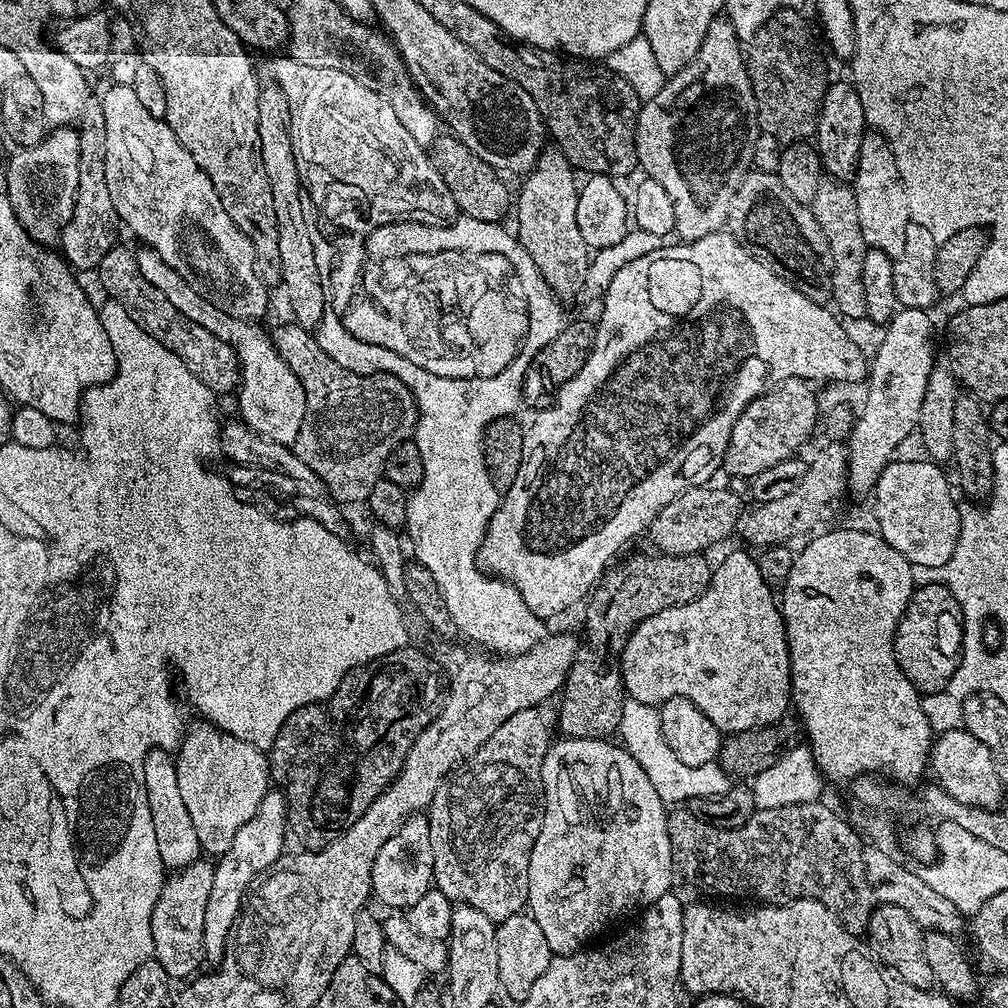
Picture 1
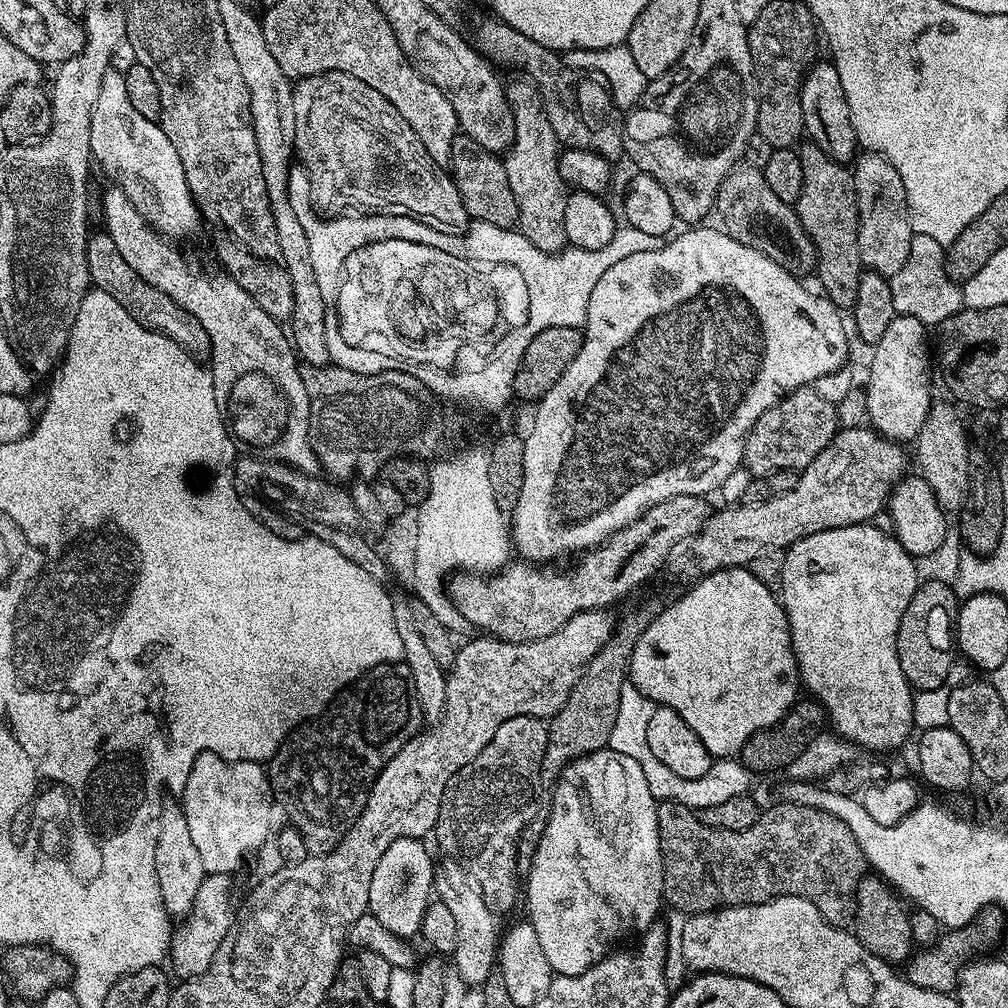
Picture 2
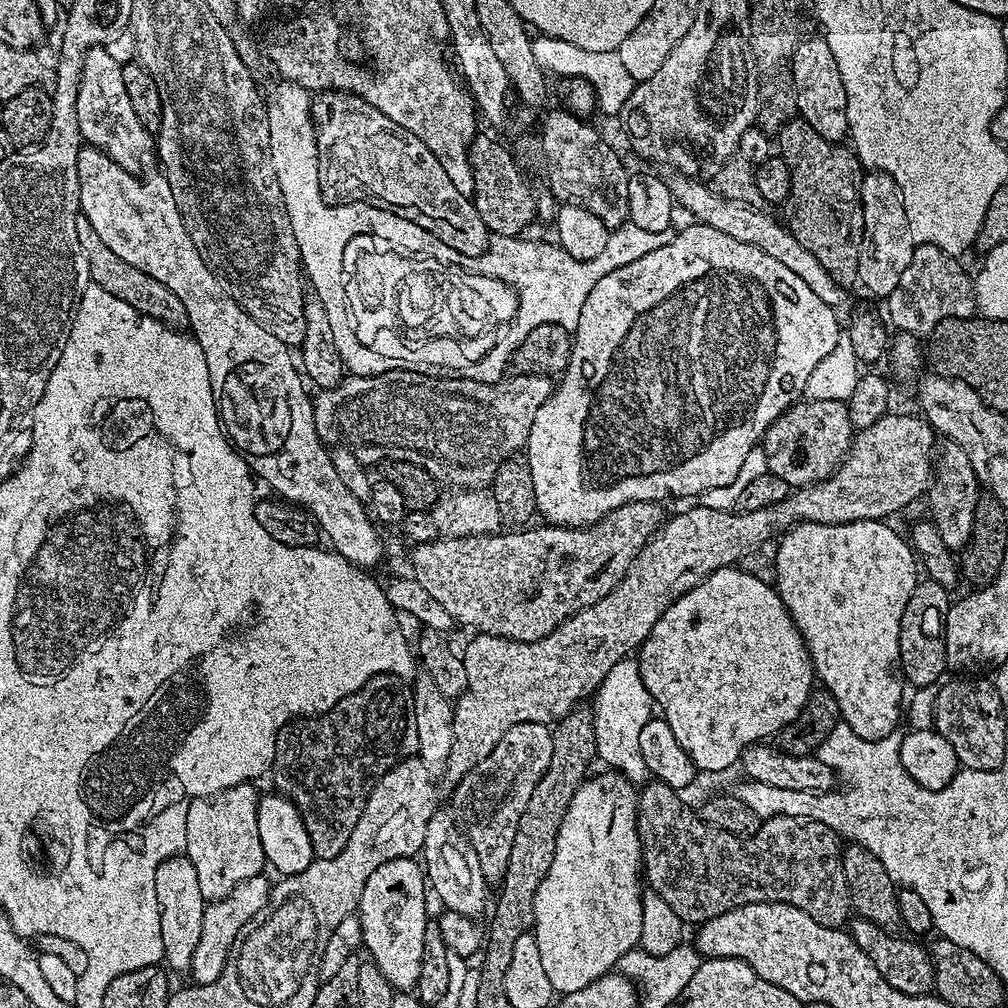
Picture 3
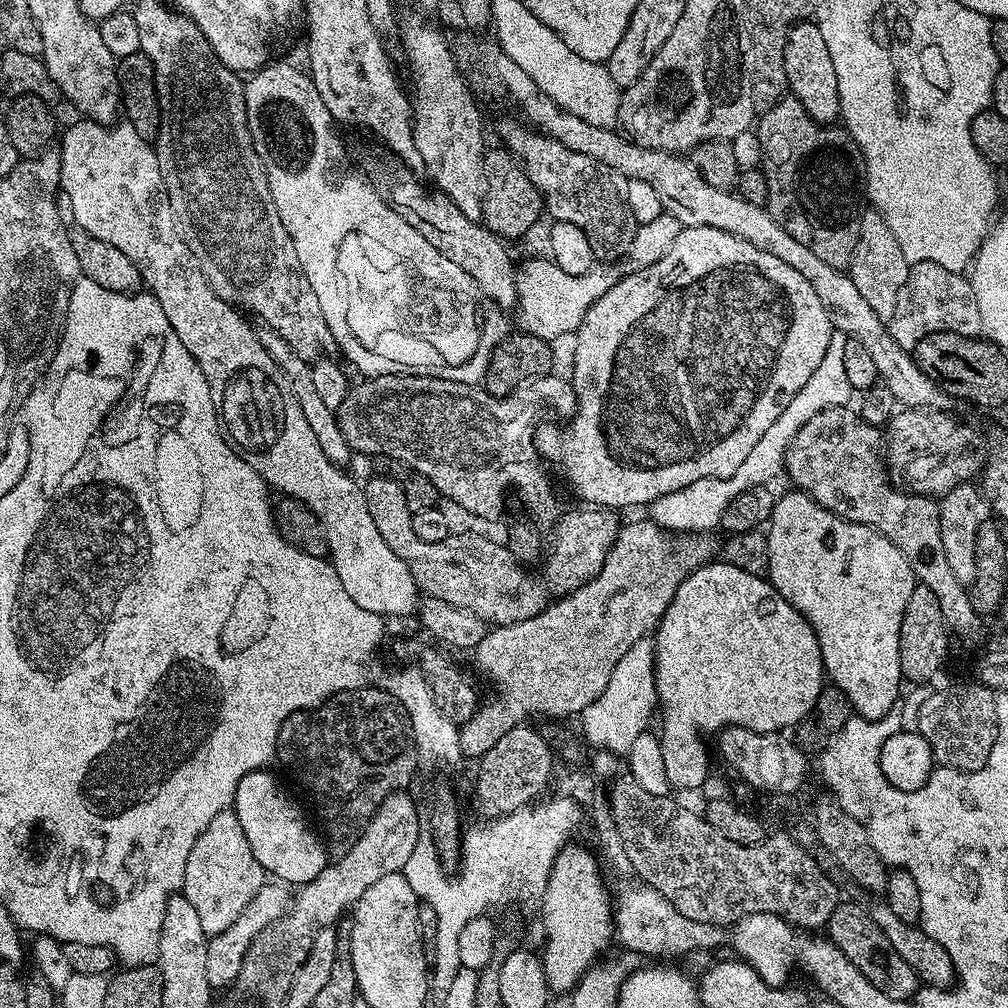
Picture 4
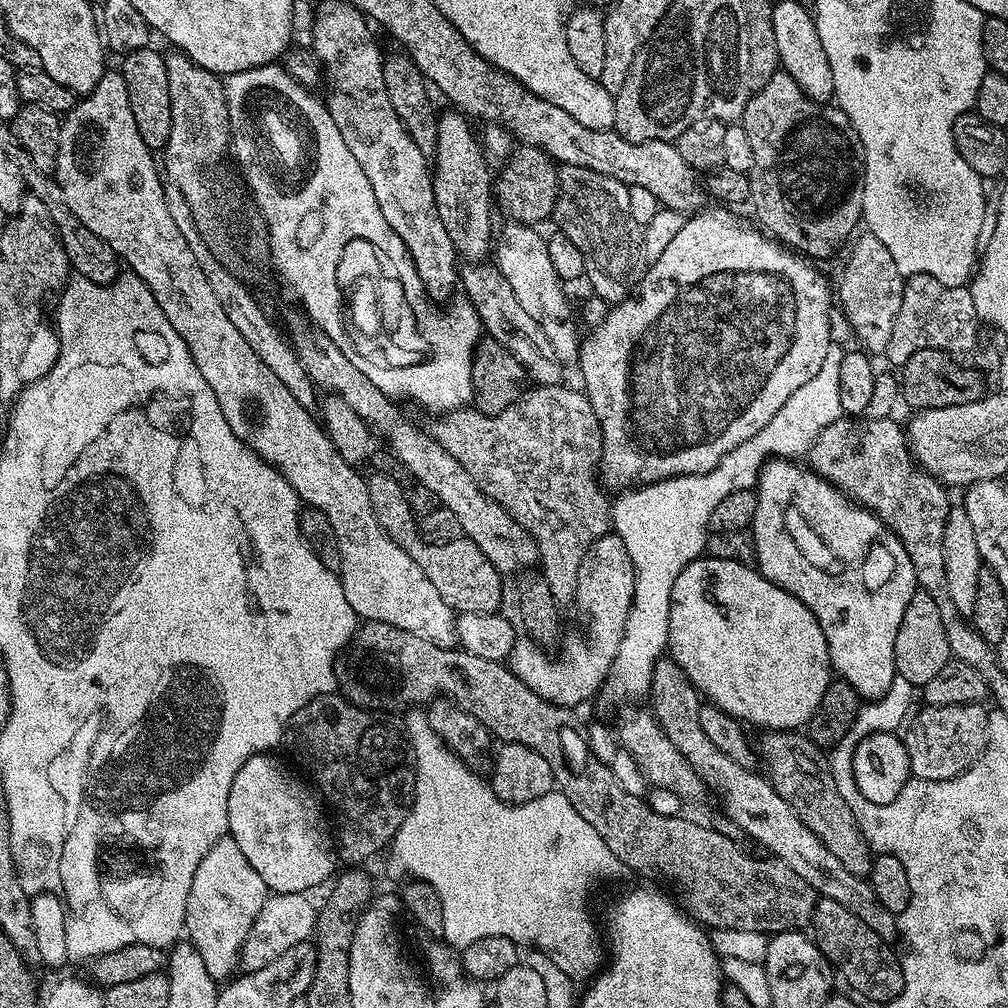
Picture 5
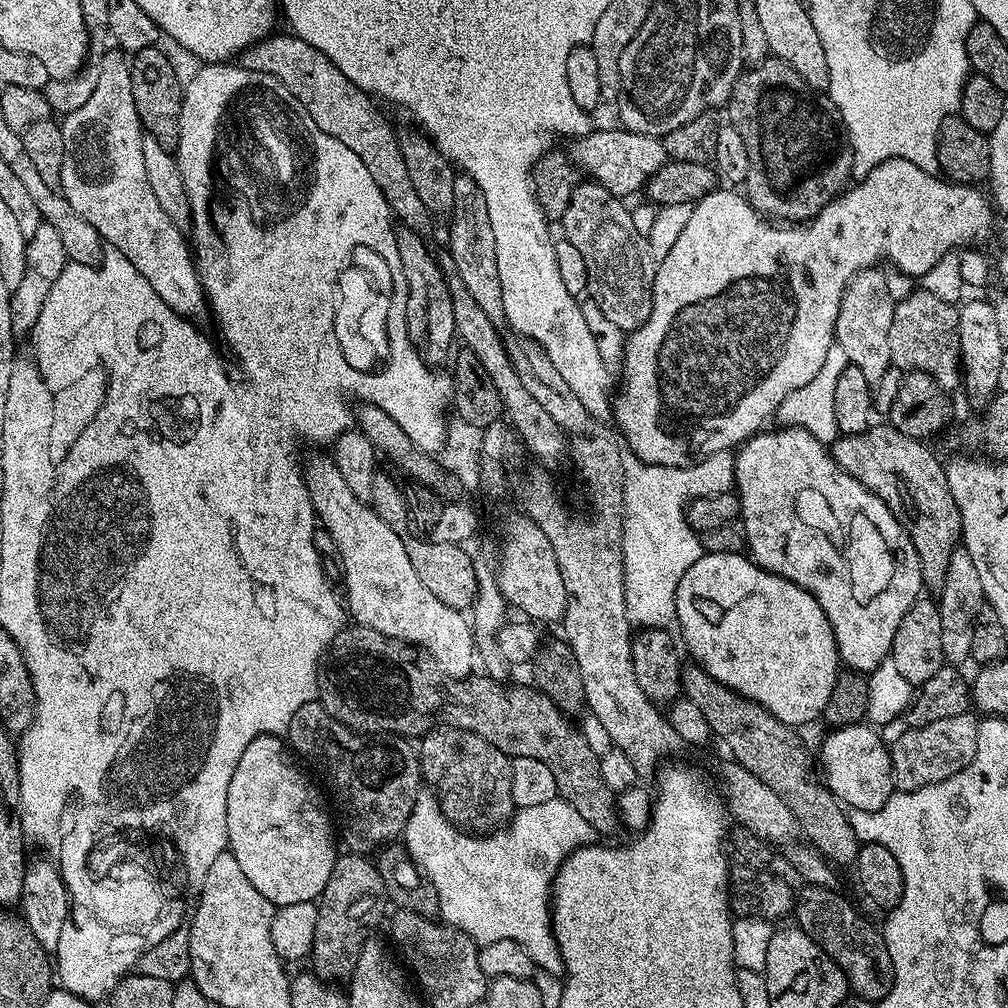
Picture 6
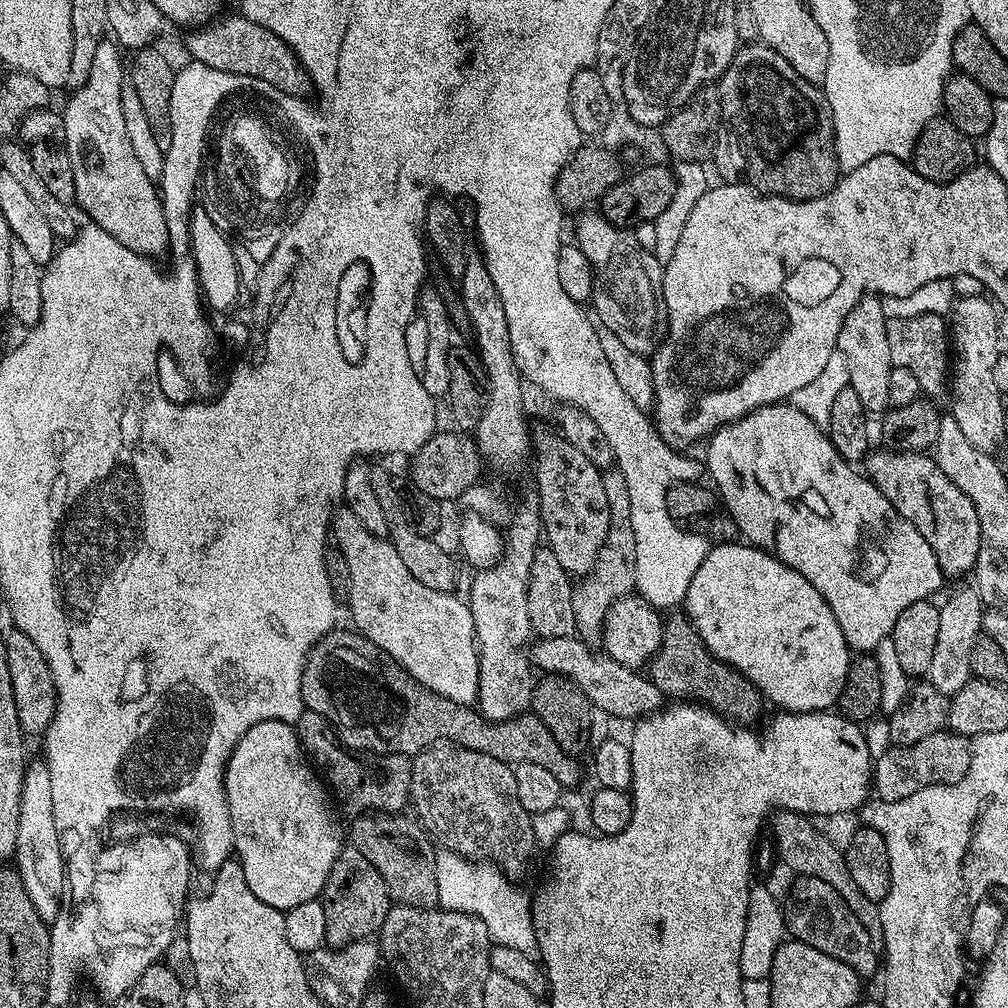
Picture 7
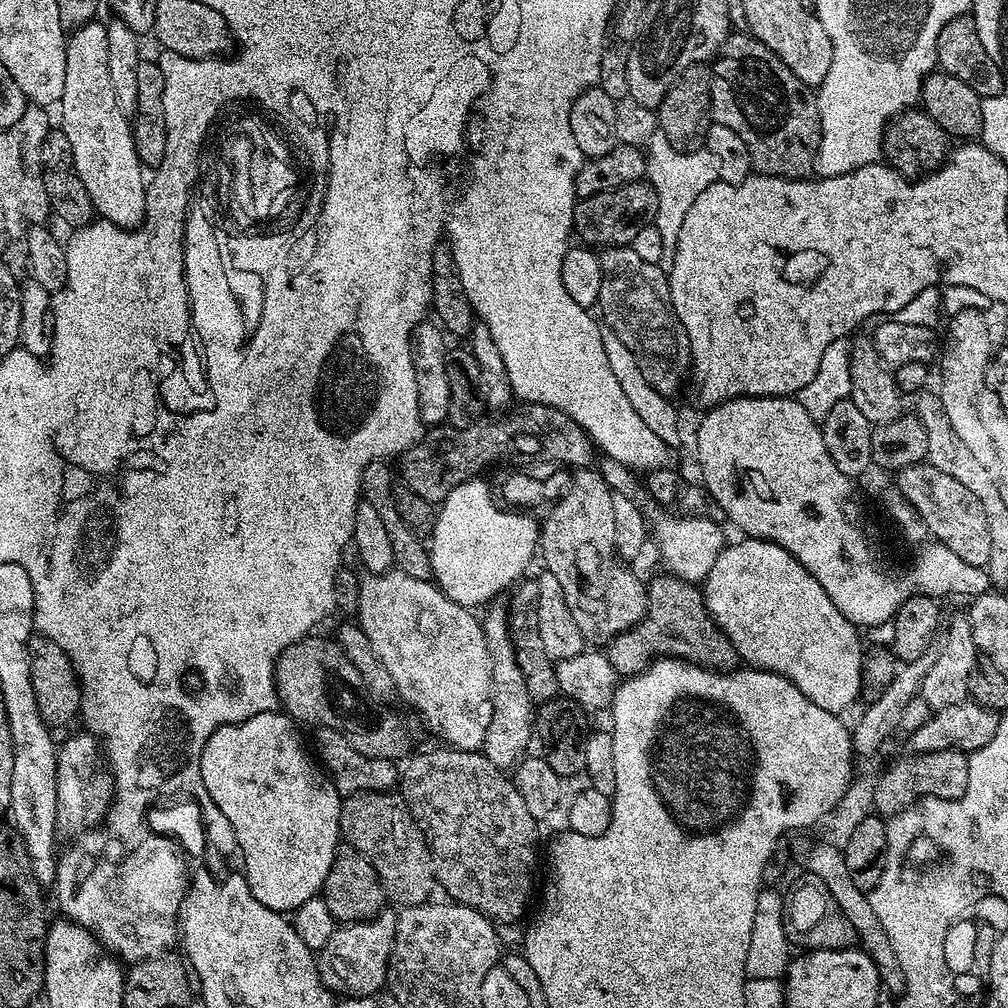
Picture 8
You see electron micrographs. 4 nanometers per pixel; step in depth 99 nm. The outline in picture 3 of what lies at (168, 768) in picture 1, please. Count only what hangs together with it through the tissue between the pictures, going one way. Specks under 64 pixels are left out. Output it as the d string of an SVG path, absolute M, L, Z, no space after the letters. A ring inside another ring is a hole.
M187 855L161 859L154 874L154 891L158 893L158 910L162 918L163 963L173 973L187 973L192 966L194 950L198 947L198 938L202 935L202 914L206 901L202 898L202 889L198 887L198 874L189 862Z

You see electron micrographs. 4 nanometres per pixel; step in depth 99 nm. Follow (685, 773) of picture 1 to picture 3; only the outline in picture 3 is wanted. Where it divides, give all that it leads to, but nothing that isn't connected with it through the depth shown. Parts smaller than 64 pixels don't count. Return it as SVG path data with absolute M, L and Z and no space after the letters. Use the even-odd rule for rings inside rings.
M639 659L619 660L596 689L594 699L596 701L591 701L590 707L599 763L604 763L604 766L627 776L633 782L647 781L648 767L642 758L642 750L638 750L638 734L642 734L642 726L653 719L654 705L650 690L646 690L646 682L642 682Z

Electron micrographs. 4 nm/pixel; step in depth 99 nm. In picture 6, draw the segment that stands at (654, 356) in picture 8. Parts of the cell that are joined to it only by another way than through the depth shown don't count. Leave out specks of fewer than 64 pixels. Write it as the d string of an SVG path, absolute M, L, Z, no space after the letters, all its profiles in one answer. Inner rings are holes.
M581 182L570 198L570 206L566 206L562 227L563 239L574 242L586 261L587 295L606 314L607 321L624 334L641 328L652 313L652 287L658 261L650 254L648 238L638 234L634 227L629 205L600 183Z

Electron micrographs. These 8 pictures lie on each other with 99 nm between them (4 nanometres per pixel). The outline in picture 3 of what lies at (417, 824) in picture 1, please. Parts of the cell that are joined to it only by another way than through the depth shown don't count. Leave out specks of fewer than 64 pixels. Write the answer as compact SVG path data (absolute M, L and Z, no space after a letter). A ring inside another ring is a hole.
M403 856L382 862L382 866L366 878L366 890L362 890L358 915L363 947L372 955L369 956L371 963L382 970L386 982L396 990L415 989L422 970L422 938L426 938L426 926L430 922L424 888L426 892L423 867L413 857Z

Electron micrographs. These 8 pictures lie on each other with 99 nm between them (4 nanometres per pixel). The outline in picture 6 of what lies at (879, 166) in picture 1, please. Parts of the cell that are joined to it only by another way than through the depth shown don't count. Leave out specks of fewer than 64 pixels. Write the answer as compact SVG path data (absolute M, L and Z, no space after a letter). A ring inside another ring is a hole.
M879 267L862 268L853 276L842 294L836 323L835 347L846 354L849 364L858 366L862 374L873 382L882 378L892 364L890 358L890 322L894 322L897 301L892 300L892 288Z

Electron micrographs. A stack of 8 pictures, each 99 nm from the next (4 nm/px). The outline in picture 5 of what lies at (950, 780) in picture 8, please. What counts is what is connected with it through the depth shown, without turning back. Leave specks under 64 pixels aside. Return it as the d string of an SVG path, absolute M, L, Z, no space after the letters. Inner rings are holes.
M983 703L962 705L927 705L907 725L908 733L902 739L910 754L910 770L917 780L949 780L962 774L982 753L988 744L989 709Z

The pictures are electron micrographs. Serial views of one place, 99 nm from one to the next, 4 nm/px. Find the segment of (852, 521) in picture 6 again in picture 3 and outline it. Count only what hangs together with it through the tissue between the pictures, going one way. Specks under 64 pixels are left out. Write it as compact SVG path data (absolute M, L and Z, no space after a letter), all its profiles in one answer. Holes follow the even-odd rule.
M859 520L853 524L797 524L787 529L778 540L775 590L782 598L794 626L798 626L798 630L806 642L808 653L812 659L812 671L815 679L827 688L830 694L834 694L834 698L838 702L841 721L848 724L850 730L854 730L854 734L858 734L858 738L866 738L867 740L886 738L886 734L897 731L902 724L900 703L903 700L905 703L906 700L906 692L904 696L906 684L900 671L900 623L902 622L902 614L906 610L906 602L910 602L910 594L914 594L918 583L918 575L916 576L918 557L913 552L911 543L905 537L903 540L888 524L891 523L884 520Z

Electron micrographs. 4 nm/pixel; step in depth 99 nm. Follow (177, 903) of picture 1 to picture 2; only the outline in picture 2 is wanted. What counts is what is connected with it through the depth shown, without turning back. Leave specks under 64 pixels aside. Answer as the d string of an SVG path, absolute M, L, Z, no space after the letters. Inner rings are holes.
M222 874L205 875L204 881L198 886L198 892L188 915L179 921L172 934L170 949L171 971L177 972L180 980L195 980L206 974L214 954L218 954L218 946L222 946L222 938L232 928L234 919L234 903L232 904L232 884L228 876Z

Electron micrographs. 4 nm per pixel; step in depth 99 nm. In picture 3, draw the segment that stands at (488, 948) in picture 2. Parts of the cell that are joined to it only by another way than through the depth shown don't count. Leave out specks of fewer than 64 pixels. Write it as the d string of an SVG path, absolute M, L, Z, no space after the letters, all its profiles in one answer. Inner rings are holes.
M437 810L430 818L430 823L426 825L423 856L422 867L426 873L427 883L431 891L432 888L436 891L437 898L444 903L443 907L447 911L466 914L473 918L485 915L490 904L490 885L482 874L482 866L478 866L478 854L474 854L474 846L470 846L468 835L451 811Z

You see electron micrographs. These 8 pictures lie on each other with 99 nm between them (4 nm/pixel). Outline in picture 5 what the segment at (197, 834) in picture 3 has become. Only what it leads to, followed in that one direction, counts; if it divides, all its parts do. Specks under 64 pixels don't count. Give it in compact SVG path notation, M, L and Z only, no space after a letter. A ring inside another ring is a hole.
M231 834L214 842L206 858L198 862L194 882L190 882L190 898L186 898L183 931L198 954L202 954L207 973L218 982L227 981L237 971L242 946L269 895L258 870L246 862L246 854L242 854Z

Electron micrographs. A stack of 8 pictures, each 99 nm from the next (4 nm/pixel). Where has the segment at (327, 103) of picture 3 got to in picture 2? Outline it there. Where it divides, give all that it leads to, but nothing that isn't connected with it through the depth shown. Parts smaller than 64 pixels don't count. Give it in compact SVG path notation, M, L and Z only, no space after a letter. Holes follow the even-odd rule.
M325 72L323 76L308 76L305 80L295 81L292 93L294 94L294 118L296 119L295 151L298 153L299 163L308 172L310 190L312 191L312 205L316 207L317 213L328 218L335 218L349 210L355 210L360 214L407 216L409 221L419 222L423 227L433 228L444 234L463 236L468 231L470 217L462 202L462 194L458 190L458 186L452 181L451 175L441 165L436 164L434 158L430 158L430 154L426 154L426 146L422 146L418 134L414 134L414 130L410 130L406 118L402 118L402 114L398 114L398 110L394 110L394 106L390 106L390 102L386 102L386 98L382 98L382 94L378 94L378 90L366 86L366 82L358 82L358 78L345 72Z

